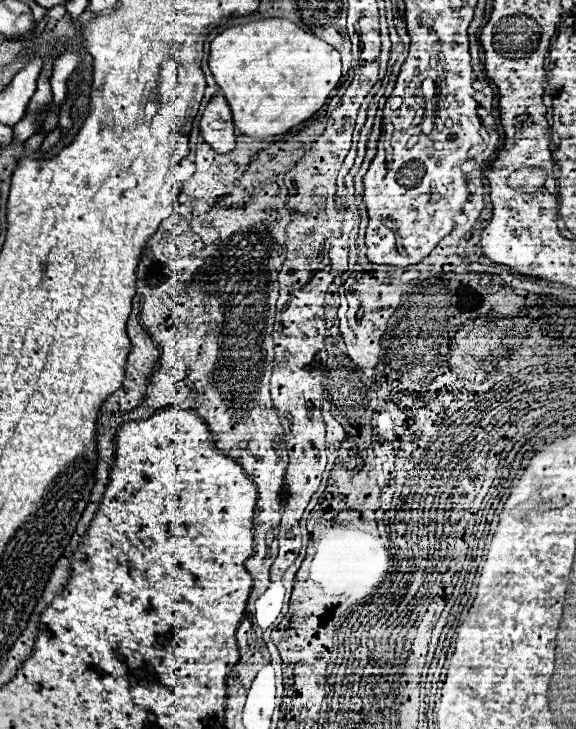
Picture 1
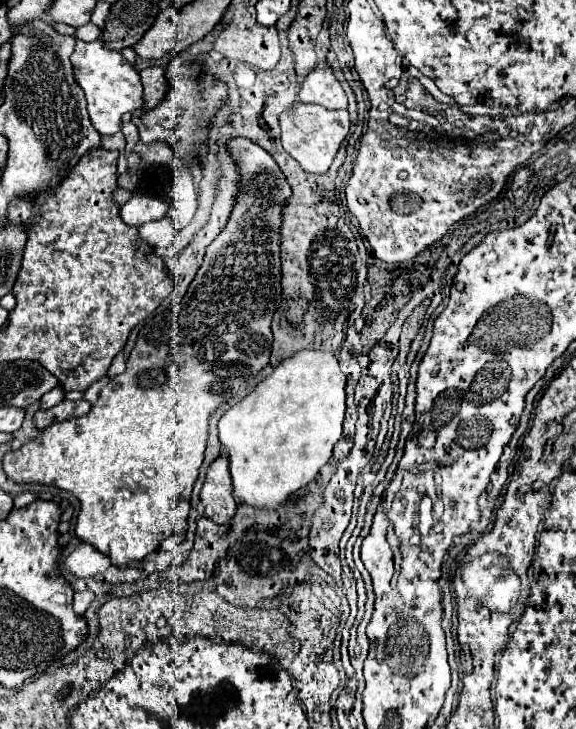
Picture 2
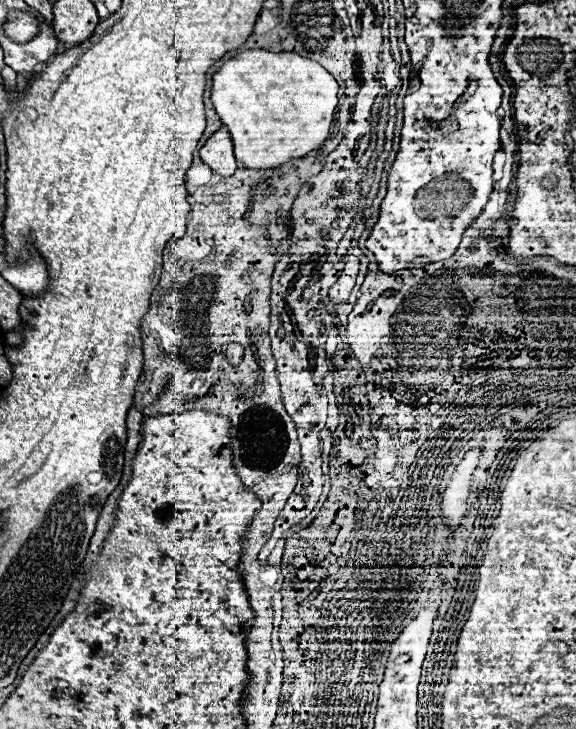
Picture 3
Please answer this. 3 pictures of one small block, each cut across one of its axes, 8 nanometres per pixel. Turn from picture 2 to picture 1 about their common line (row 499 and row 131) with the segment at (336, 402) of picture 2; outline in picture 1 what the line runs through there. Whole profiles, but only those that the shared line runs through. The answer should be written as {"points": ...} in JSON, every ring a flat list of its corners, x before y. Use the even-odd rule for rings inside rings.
{"points":[[268,18,260,22,248,22,236,28,228,28,218,34,210,44,210,72,228,100,234,116,234,126,240,134,252,138,270,138,286,134,288,130,310,120,324,104,330,92,338,86,342,76,340,54,324,40,300,30,294,22]]}

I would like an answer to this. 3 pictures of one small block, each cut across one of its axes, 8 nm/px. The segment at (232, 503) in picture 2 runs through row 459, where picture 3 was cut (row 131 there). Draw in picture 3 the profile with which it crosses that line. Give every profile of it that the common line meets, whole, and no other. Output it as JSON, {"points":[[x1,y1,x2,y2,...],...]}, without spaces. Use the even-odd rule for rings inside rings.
{"points":[[226,128,218,130,202,148,200,148,200,158,206,166,212,168,214,174,220,174,224,178,232,176,238,170,238,164,234,160,232,152,232,140]]}

